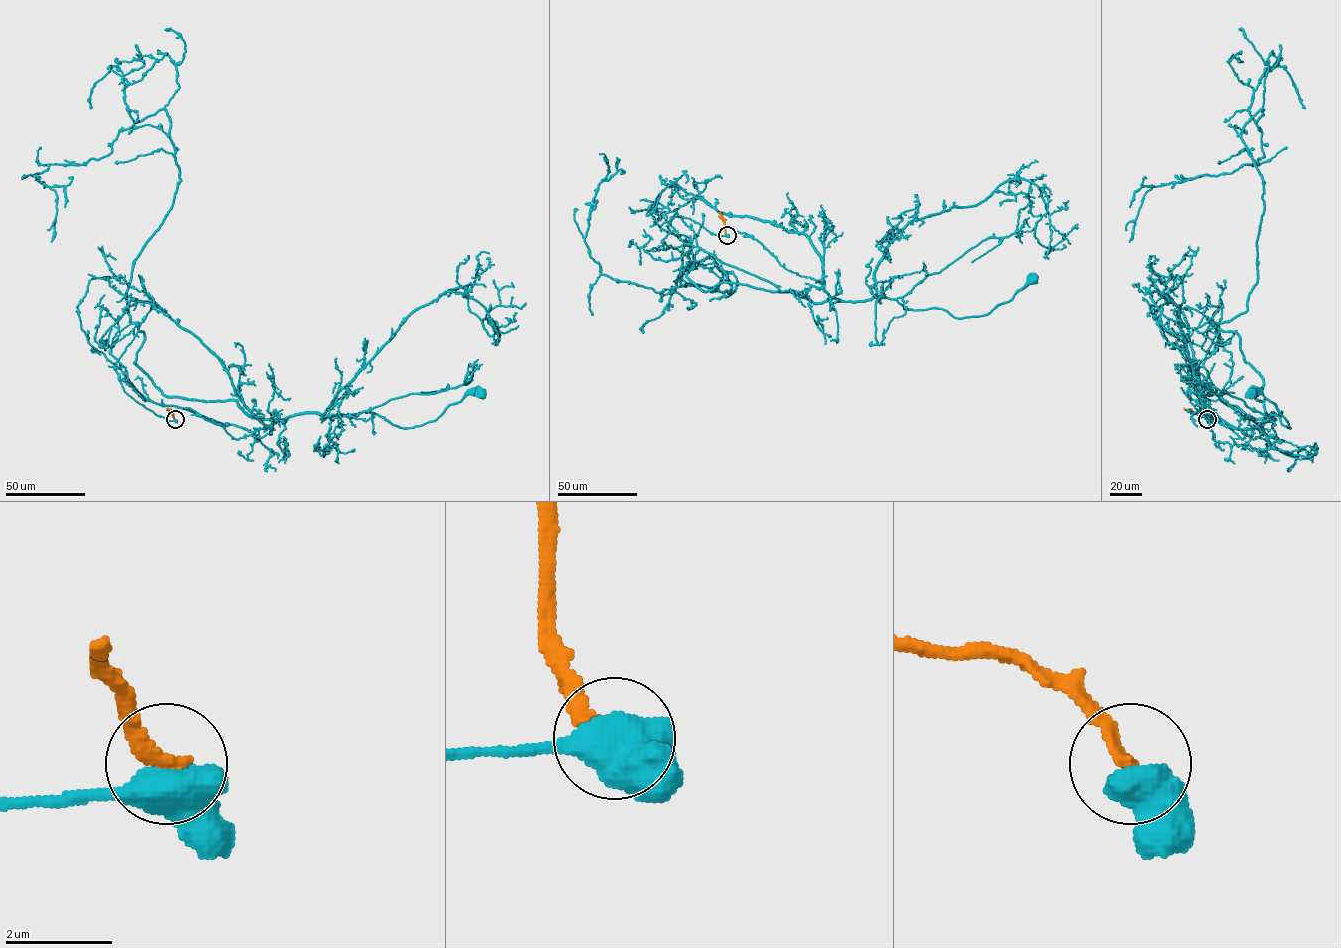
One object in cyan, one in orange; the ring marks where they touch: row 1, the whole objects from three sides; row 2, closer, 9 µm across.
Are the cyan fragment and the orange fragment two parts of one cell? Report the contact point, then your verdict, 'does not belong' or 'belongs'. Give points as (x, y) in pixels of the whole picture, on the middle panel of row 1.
(727, 235) | does not belong

